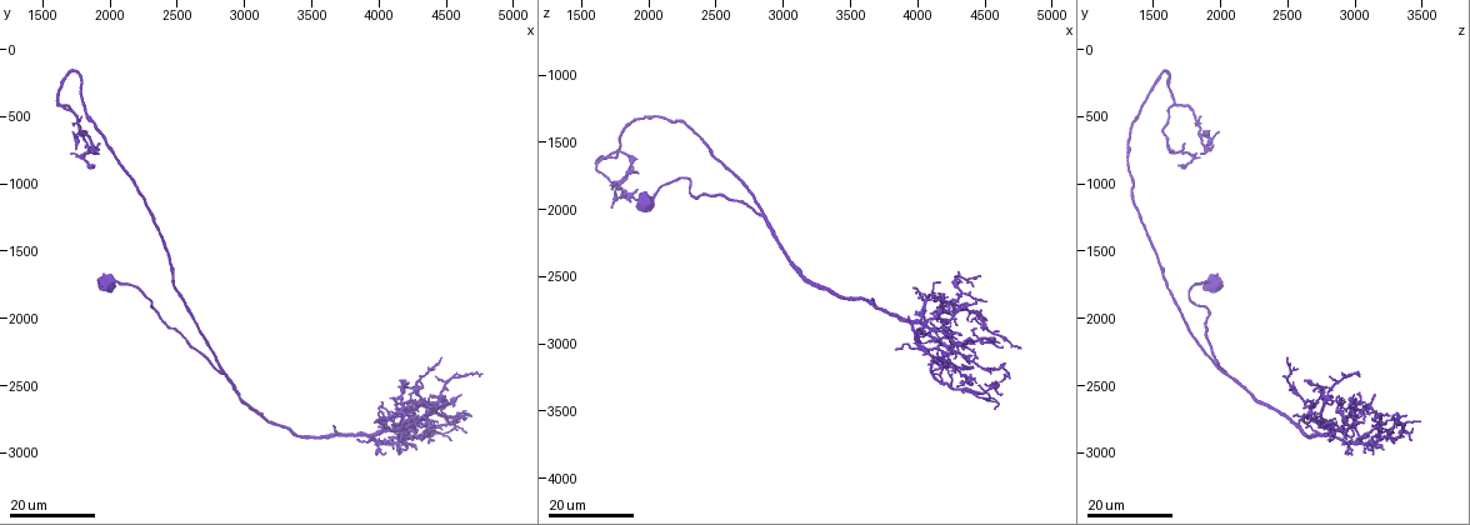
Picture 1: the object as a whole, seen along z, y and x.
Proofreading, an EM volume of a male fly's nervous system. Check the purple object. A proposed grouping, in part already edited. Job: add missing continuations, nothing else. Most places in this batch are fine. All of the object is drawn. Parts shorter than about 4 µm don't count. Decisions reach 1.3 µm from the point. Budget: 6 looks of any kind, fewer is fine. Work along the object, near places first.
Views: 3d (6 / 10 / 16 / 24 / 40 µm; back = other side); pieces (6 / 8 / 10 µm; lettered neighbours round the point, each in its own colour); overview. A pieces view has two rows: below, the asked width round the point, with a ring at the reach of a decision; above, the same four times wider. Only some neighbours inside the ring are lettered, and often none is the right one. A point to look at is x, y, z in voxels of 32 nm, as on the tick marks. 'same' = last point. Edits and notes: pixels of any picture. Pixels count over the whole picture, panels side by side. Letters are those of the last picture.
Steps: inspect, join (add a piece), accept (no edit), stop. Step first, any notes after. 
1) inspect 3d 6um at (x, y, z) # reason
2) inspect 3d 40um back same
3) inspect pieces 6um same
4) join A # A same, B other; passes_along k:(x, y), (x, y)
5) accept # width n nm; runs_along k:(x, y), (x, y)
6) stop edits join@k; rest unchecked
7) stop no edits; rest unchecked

inspect 3d 16um at (1920, 760, 1840) # free end

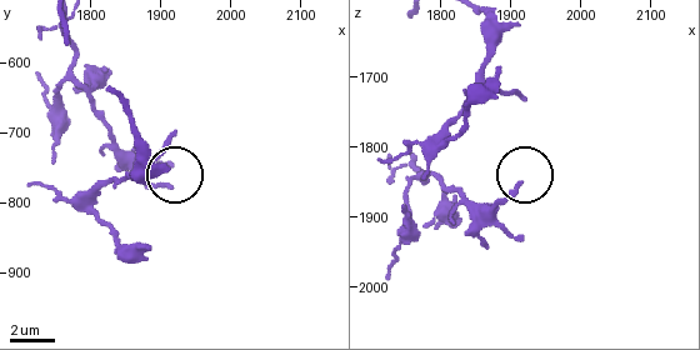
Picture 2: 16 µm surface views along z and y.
inspect pieces 6um at (1915, 780, 1850)

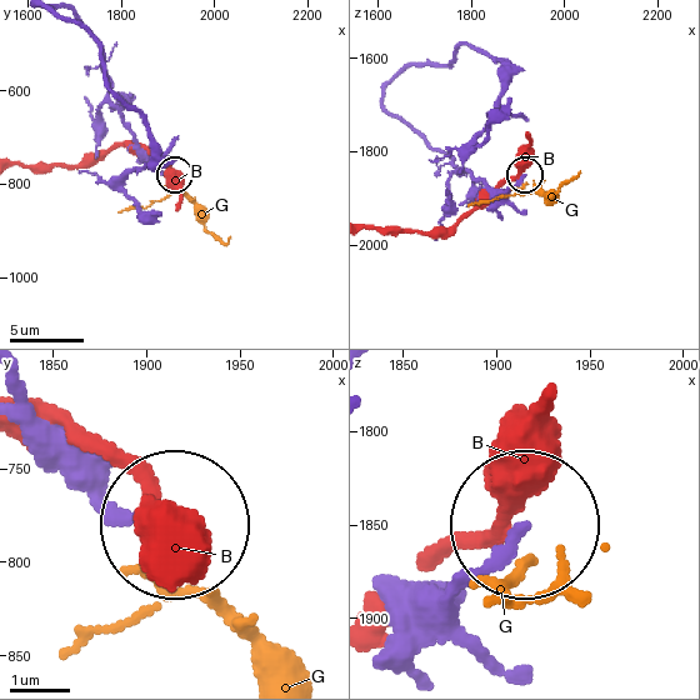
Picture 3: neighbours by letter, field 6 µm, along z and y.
accept # B other, G other; runs_along 3:(414, 580), (459, 580), (514, 526); no lettered piece goes on from it

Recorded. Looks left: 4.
inspect 3d 24um at (4300, 2880, 2940) # branch stops here

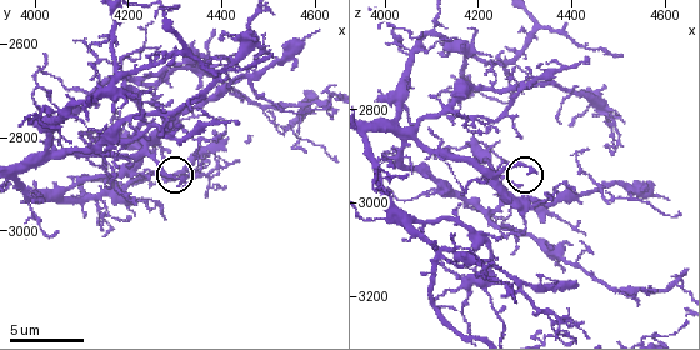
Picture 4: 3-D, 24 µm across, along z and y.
inspect pieces 6um at (4315, 2885, 2930)

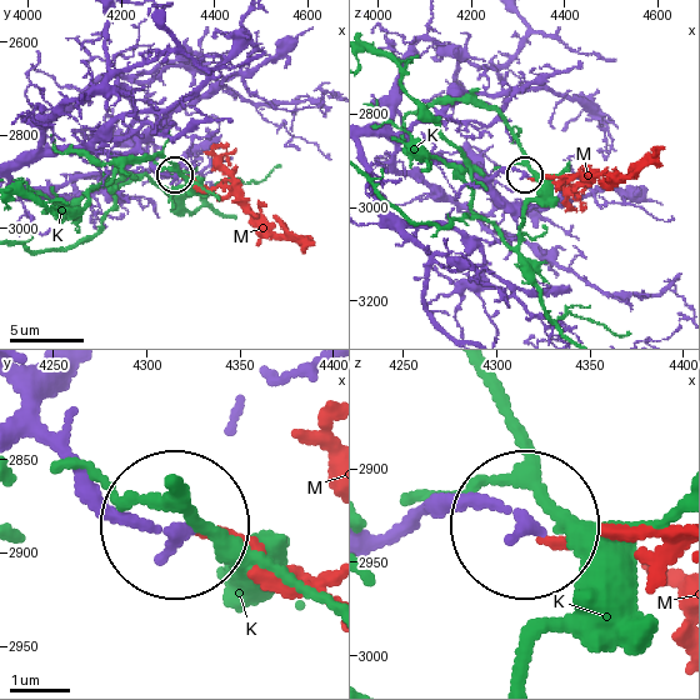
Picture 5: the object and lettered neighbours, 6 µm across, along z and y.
accept # K other, M other; runs_along 5:(20, 436), (49, 441), (164, 526); no lettered piece goes on from it

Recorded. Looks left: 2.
inspect 3d 6um at (4500, 2625, 2685) # thin end

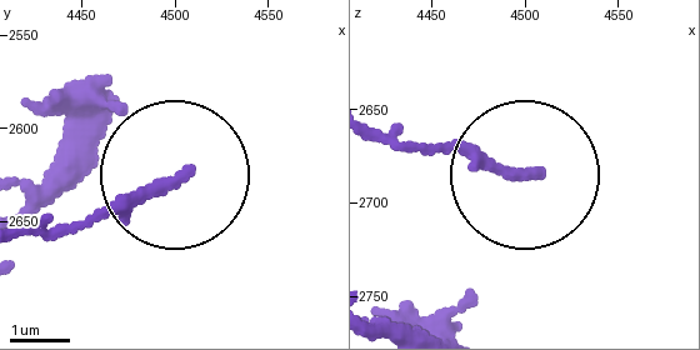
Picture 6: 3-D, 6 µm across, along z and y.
inspect pieces 8um at (4506, 2626, 2684)

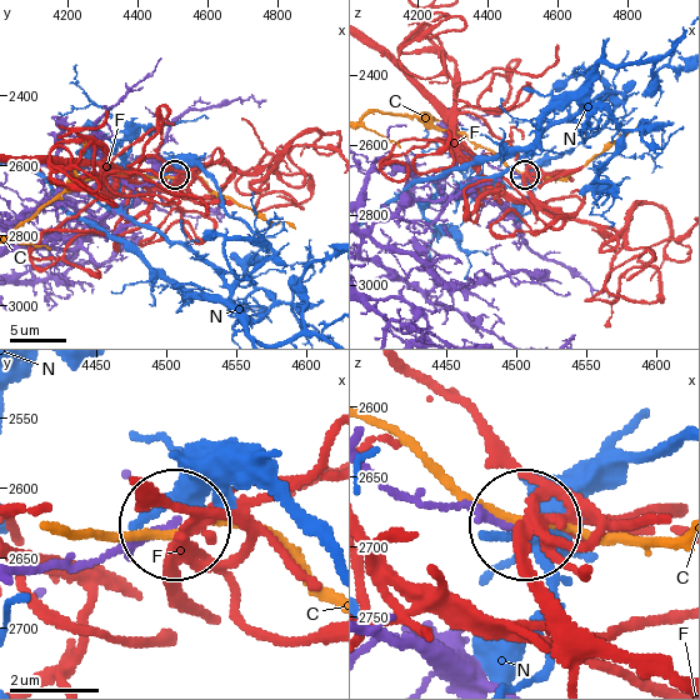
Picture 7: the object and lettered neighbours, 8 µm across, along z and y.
accept # C other, F other, N other; runs_along 7:(26, 564), (94, 564), (168, 523); no lettered piece goes on from it

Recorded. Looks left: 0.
stop no edits; rest unchecked

